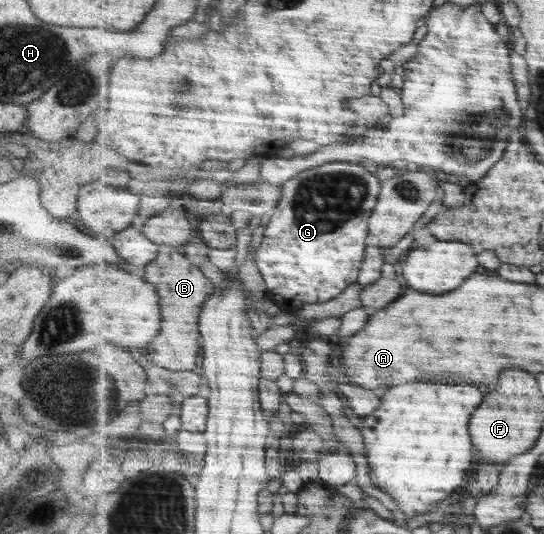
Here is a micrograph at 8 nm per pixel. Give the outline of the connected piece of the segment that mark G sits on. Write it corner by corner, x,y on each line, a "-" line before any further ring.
330,162
299,174
283,186
283,202
279,210
275,210
267,238
255,257
268,287
266,295
275,300
283,312
297,314
307,304
333,300
359,282
369,247
370,219
378,206
382,184
375,172
357,162

